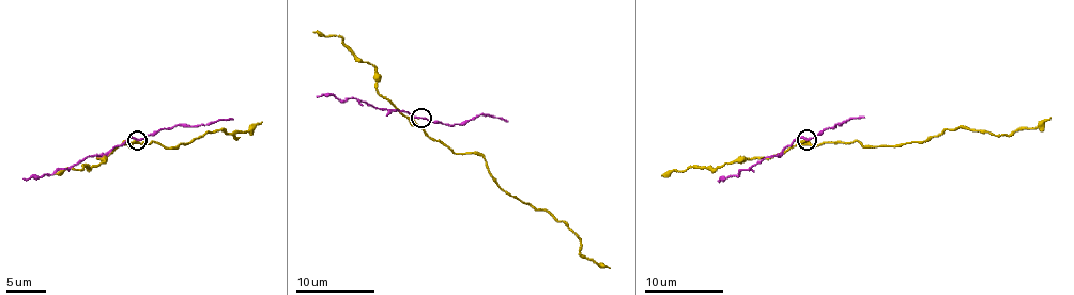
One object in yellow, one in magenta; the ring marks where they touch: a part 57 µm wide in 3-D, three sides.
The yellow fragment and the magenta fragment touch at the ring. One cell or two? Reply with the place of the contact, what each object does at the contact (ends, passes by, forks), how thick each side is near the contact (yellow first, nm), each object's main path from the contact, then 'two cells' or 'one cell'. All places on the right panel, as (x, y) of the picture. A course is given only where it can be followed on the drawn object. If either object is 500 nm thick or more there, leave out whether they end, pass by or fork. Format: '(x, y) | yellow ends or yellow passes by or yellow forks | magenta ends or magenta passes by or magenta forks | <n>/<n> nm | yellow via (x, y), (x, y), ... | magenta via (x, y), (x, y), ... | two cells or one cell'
(807, 140) | yellow ends | magenta passes by | 150/190 nm | yellow via (807, 139), (811, 145), (857, 141), (901, 146), (947, 128), (1014, 133), (1051, 117) | magenta via (807, 139), (800, 137), (785, 145), (780, 153), (738, 170), (739, 175), (720, 177), (719, 182) | two cells

